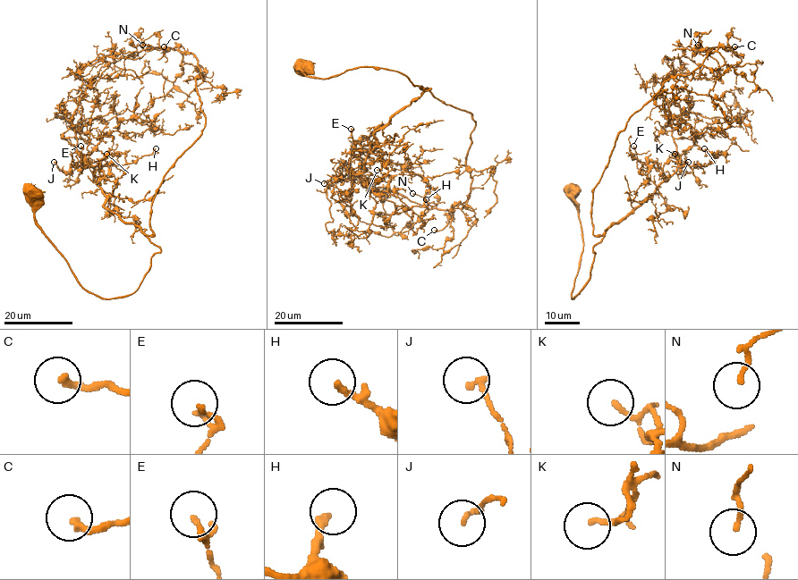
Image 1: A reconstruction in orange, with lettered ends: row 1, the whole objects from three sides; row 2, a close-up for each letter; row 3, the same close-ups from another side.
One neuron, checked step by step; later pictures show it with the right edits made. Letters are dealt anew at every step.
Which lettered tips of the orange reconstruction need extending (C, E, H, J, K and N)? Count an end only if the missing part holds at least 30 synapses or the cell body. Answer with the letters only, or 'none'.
H

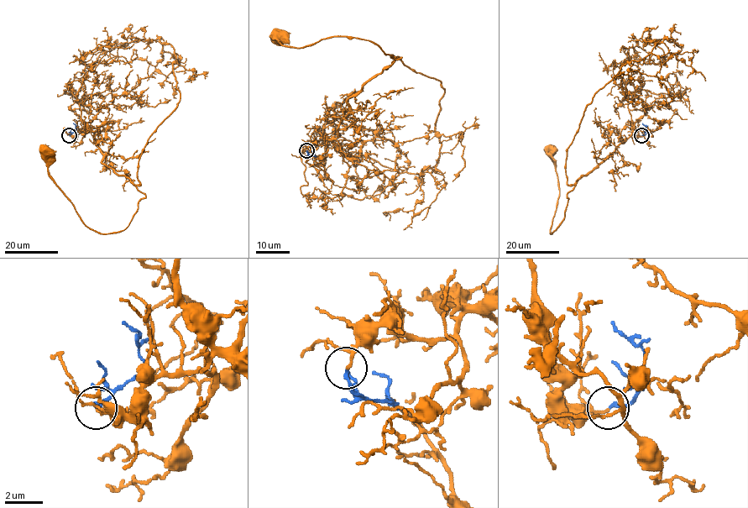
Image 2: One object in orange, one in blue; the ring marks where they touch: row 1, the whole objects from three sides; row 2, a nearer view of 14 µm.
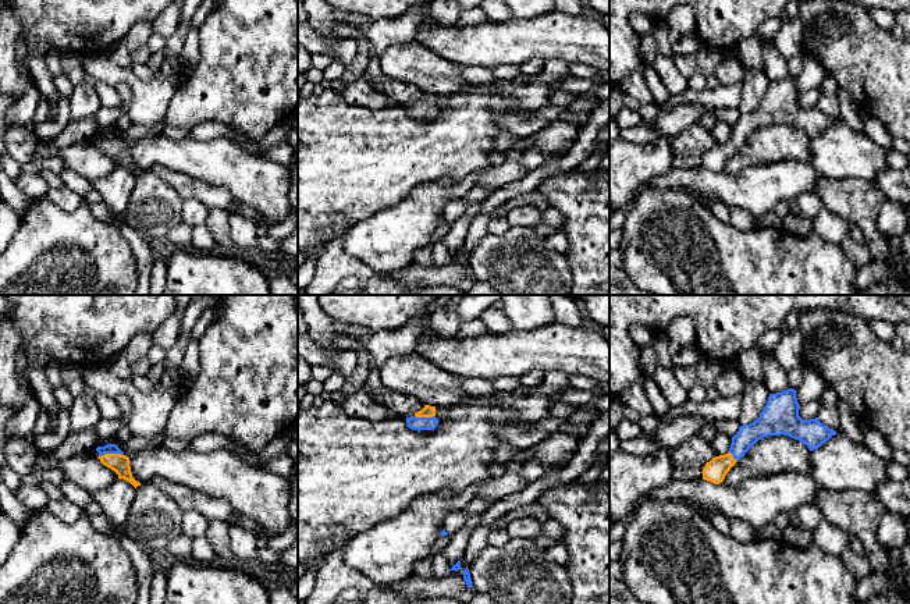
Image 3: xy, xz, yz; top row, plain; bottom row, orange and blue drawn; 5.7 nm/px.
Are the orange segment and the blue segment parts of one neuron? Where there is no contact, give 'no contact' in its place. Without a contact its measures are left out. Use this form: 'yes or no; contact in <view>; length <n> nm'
yes; contact in xy; length 140 nm

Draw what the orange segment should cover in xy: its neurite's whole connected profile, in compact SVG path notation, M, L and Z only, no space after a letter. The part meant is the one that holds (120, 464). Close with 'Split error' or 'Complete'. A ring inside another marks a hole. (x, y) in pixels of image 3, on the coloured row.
M115 444L97 447L96 451L100 454L100 462L114 470L118 475L118 479L129 482L135 488L141 486L141 483L132 477L129 458L125 456Z. Split error

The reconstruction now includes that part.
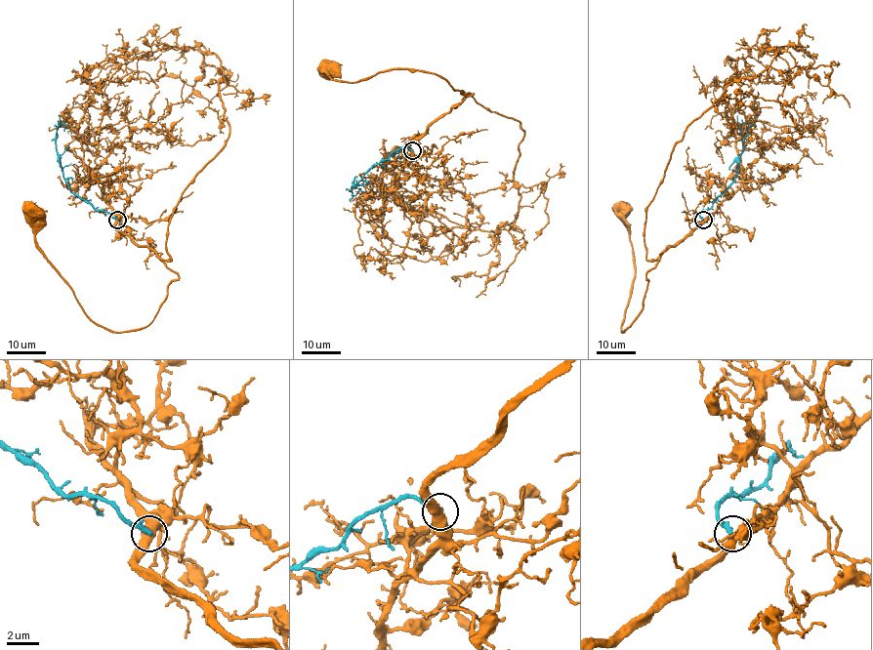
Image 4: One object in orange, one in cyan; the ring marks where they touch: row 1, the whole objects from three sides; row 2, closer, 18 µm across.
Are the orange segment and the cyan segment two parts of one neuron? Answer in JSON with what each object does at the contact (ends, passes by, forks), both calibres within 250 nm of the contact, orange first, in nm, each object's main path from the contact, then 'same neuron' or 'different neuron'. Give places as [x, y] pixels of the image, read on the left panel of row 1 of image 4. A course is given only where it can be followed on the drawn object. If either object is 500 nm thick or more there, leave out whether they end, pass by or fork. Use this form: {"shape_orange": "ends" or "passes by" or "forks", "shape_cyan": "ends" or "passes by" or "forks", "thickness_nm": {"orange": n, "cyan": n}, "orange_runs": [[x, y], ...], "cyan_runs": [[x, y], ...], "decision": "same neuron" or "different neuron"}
{"thickness_nm": {"orange": 500, "cyan": 240}, "orange_runs": [[117, 220], [116, 228], [179, 277], [146, 326], [124, 332], [89, 318], [35, 240], [30, 209]], "cyan_runs": [[117, 220], [106, 212], [96, 210], [69, 190], [56, 149], [60, 124], [64, 123], [64, 131]], "decision": "different neuron"}

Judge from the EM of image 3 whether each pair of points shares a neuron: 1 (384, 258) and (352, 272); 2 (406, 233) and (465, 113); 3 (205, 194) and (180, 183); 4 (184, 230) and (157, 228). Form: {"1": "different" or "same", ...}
{"1": "different", "2": "different", "3": "same", "4": "different"}

